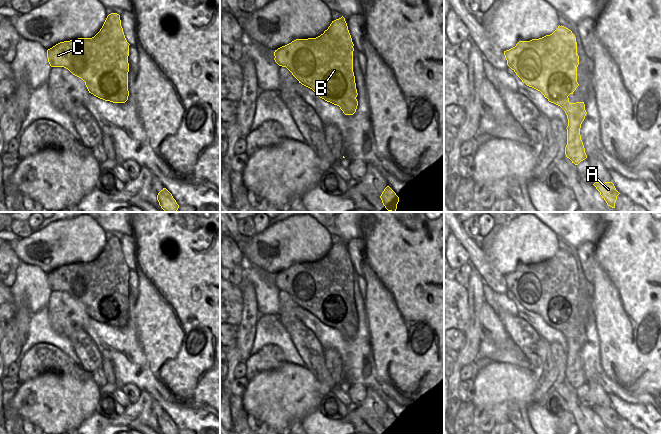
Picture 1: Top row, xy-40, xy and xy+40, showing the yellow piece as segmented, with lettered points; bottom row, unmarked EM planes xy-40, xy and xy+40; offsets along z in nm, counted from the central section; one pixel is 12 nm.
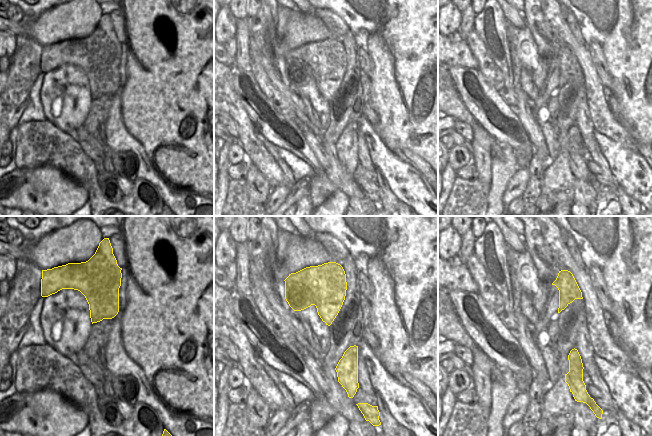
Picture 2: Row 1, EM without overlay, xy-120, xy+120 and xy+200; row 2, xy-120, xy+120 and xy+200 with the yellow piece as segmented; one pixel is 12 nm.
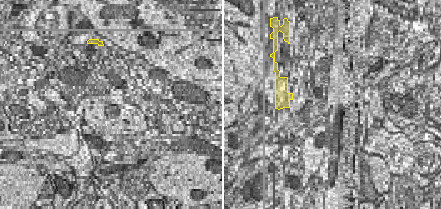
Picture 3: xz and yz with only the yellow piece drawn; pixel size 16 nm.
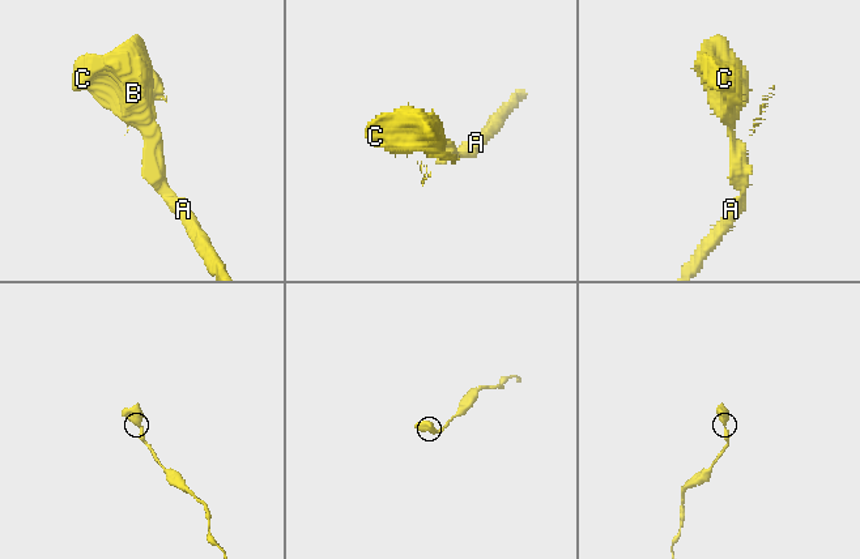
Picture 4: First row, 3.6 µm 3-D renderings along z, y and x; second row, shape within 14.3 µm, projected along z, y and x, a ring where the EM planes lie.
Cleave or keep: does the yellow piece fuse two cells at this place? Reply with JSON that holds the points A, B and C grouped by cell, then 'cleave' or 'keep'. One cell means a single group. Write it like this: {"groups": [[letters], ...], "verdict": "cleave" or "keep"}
{"groups": [["A", "B", "C"]], "verdict": "keep"}

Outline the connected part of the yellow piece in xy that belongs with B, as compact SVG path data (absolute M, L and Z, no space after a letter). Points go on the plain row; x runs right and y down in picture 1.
M345 242L332 245L327 254L316 262L296 263L275 274L274 284L286 291L302 309L312 313L320 322L340 331L345 339L356 336L358 317L353 296L353 272Z

